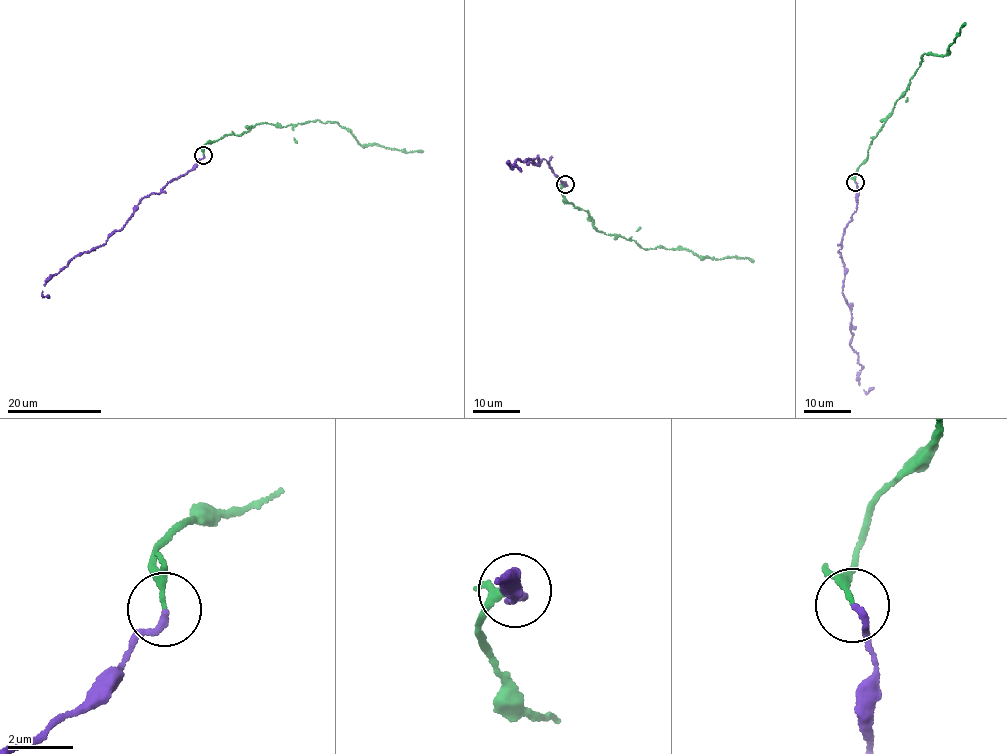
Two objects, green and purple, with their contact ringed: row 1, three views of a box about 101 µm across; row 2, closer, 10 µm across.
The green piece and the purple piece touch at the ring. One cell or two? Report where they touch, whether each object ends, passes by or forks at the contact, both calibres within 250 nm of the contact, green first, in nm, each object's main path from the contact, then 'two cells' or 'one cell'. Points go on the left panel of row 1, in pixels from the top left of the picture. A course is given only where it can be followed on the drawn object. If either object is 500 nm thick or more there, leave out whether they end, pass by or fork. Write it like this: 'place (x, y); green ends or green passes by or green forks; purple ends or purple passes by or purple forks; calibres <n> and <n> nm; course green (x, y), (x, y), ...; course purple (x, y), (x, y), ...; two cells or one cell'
place (203, 155); green passes by; purple ends; calibres 110 and 190 nm; course green (204, 156), (207, 143), (239, 136), (257, 124), (283, 127), (318, 119), (339, 123), (360, 144), (423, 151); course purple (204, 156), (159, 193), (146, 196), (104, 244), (79, 253), (46, 283), (42, 293), (49, 297); one cell

